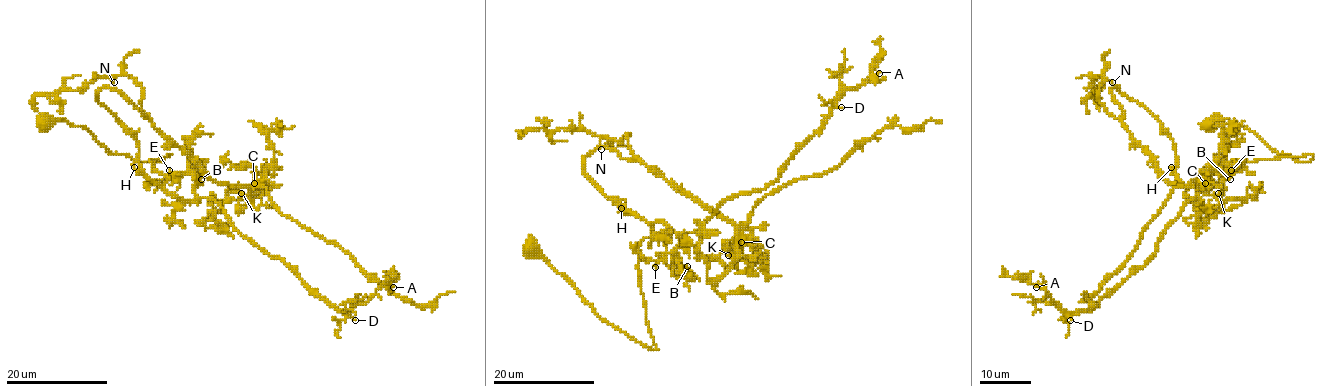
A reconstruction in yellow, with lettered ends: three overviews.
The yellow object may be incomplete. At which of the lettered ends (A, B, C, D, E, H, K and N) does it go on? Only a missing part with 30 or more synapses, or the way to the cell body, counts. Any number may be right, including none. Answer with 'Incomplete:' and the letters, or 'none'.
Incomplete: K, N

